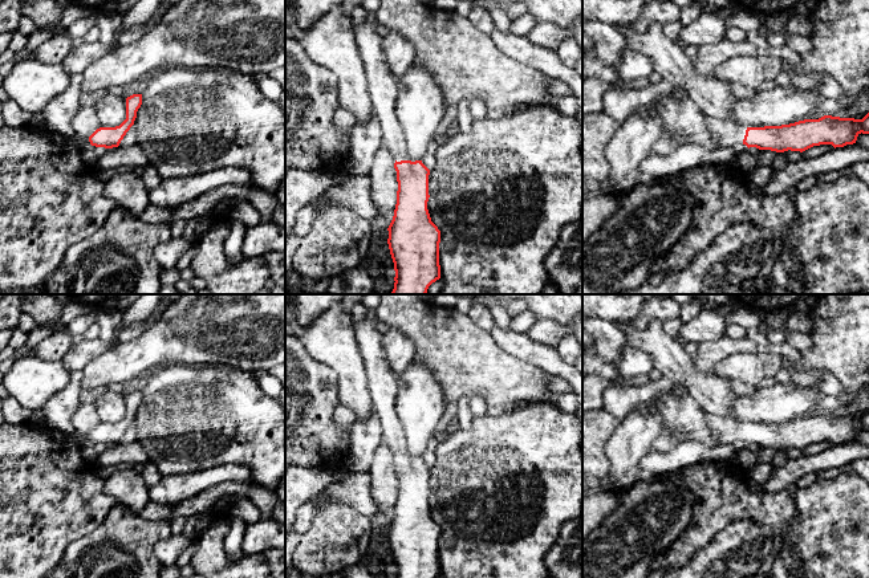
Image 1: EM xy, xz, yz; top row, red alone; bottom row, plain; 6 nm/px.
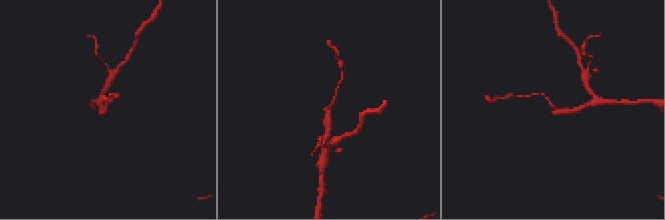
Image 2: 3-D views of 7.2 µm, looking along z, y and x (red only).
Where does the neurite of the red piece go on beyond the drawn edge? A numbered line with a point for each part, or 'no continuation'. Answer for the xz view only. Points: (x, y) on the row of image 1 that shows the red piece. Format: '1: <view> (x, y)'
1: xz (382, 84)

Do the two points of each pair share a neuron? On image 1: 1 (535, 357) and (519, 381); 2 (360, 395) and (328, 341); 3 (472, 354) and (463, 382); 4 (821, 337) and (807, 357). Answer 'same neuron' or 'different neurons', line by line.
1: different neurons
2: same neuron
3: same neuron
4: same neuron

